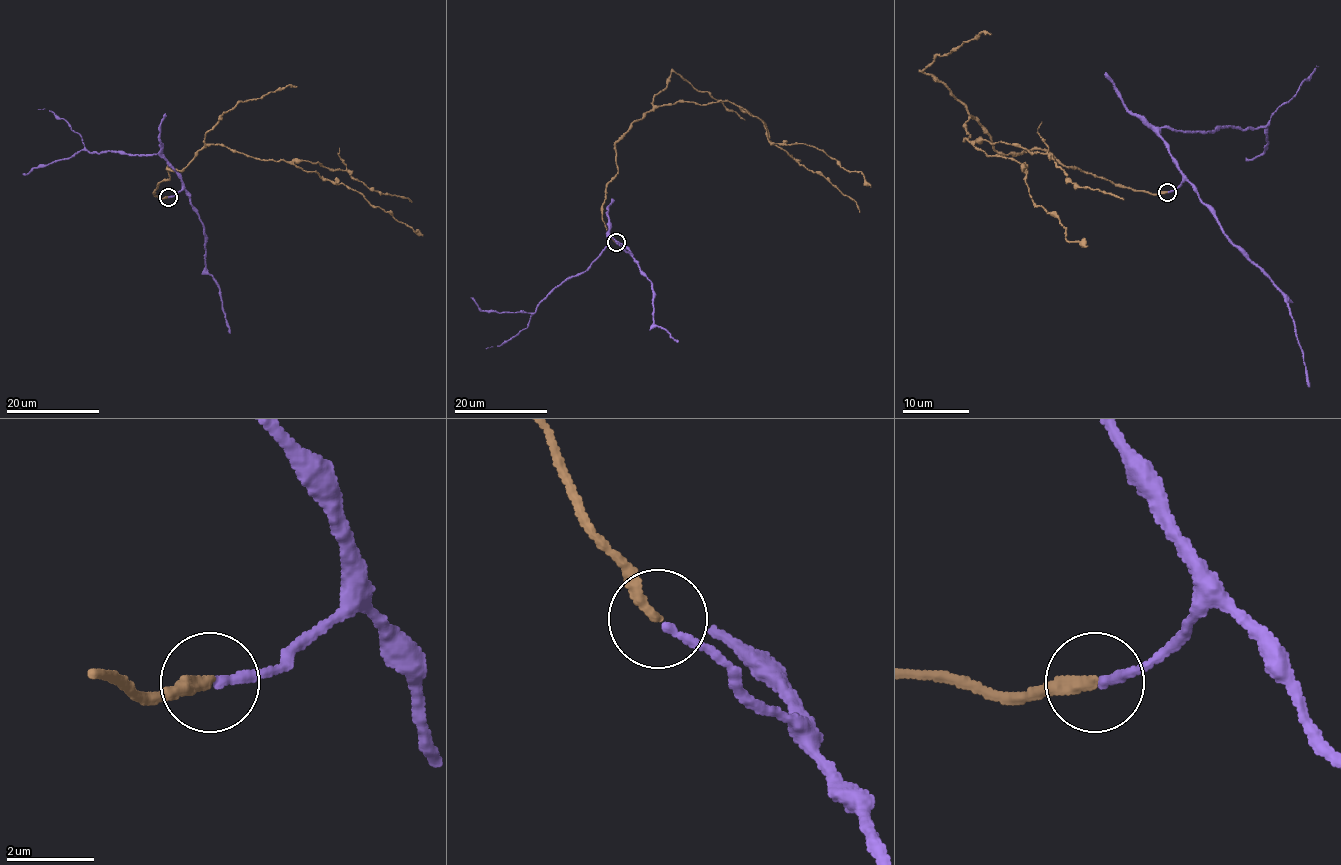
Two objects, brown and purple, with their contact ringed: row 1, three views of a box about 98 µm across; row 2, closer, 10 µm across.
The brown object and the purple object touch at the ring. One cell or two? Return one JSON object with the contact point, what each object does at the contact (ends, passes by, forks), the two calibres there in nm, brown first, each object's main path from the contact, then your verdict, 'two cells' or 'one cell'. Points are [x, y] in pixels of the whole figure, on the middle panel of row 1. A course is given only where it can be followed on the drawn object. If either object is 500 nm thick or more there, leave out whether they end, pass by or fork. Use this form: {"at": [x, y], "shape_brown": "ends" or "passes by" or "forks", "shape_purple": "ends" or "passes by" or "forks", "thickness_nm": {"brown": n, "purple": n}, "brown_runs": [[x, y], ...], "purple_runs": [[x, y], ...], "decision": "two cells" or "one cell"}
{"at": [616, 242], "shape_brown": "ends", "shape_purple": "ends", "thickness_nm": {"brown": 280, "purple": 220}, "brown_runs": [[615, 243], [602, 206], [615, 142], [681, 101], [733, 102], [771, 142], [814, 146], [870, 187]], "purple_runs": [[616, 243], [629, 253], [611, 237], [584, 272], [568, 277], [539, 304], [529, 325], [510, 340], [485, 348]], "decision": "one cell"}

